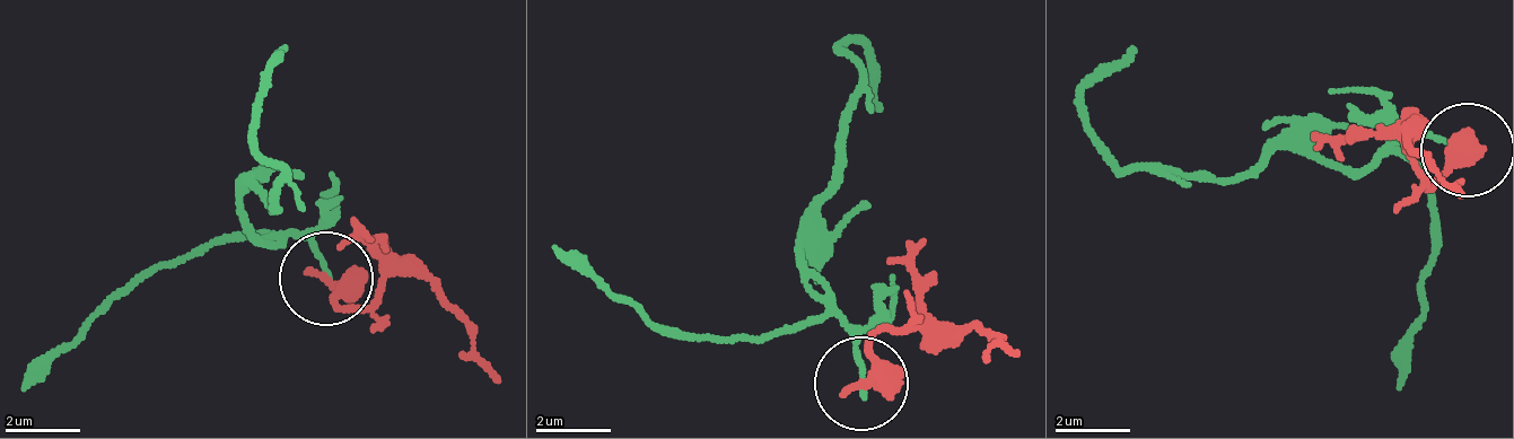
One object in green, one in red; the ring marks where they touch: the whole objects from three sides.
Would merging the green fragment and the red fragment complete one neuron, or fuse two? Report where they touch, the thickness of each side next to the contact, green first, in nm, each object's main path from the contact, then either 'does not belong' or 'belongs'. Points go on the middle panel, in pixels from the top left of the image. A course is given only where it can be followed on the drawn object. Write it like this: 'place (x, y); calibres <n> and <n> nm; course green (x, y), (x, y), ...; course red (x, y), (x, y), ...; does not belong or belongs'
place (860, 383); calibres 150 and 550 nm; course green (863, 384), (848, 342), (808, 284), (802, 238), (843, 152), (854, 59), (838, 49), (865, 43), (880, 112); course red (863, 384), (885, 332), (955, 333), (970, 323), (1016, 356); does not belong

